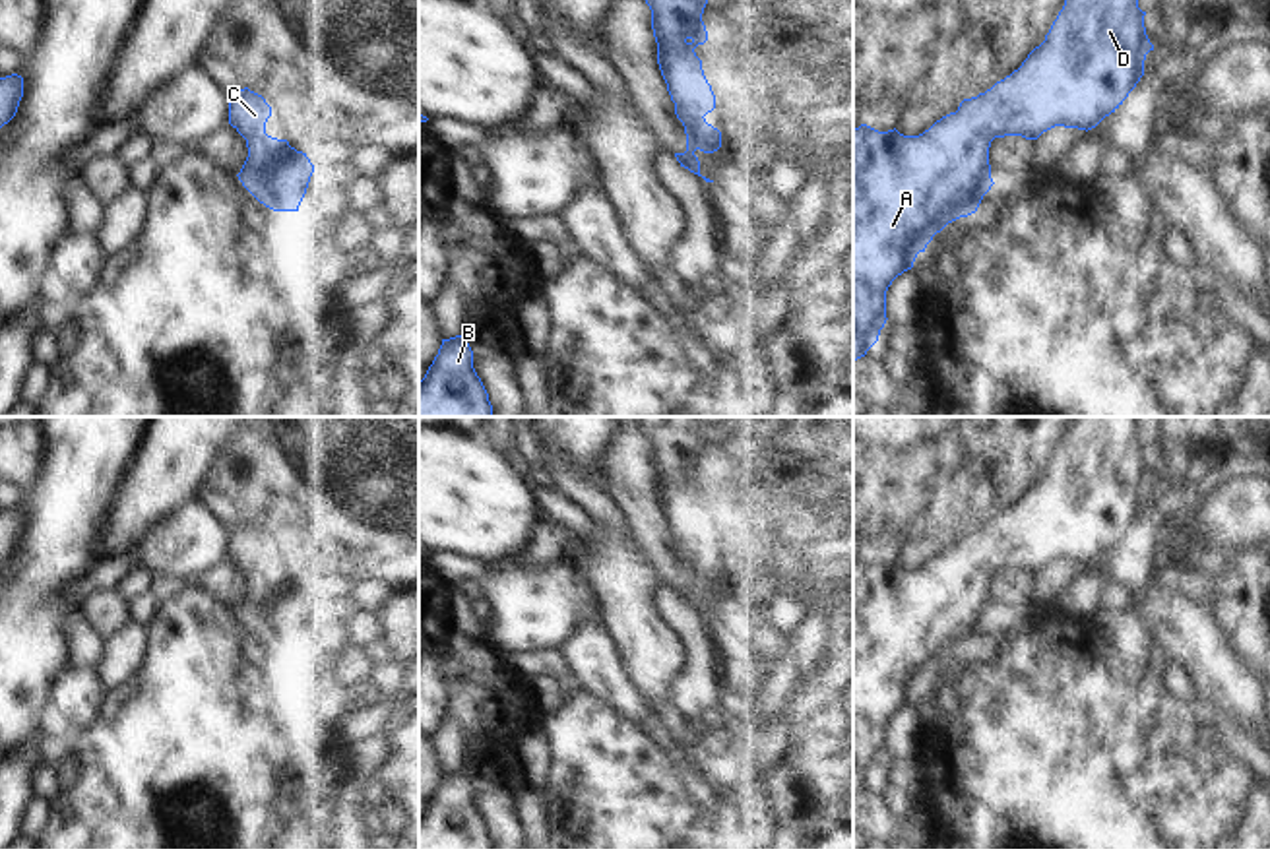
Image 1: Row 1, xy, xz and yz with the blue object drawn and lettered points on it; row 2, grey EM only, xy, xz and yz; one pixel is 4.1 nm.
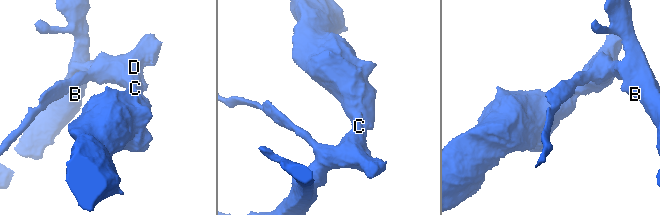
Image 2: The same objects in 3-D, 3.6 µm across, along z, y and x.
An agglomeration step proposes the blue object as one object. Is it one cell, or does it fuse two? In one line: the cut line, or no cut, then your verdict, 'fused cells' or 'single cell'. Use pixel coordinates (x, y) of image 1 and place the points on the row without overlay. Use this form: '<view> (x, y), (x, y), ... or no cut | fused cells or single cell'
no cut | single cell

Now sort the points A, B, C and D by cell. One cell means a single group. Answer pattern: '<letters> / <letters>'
A B C D

